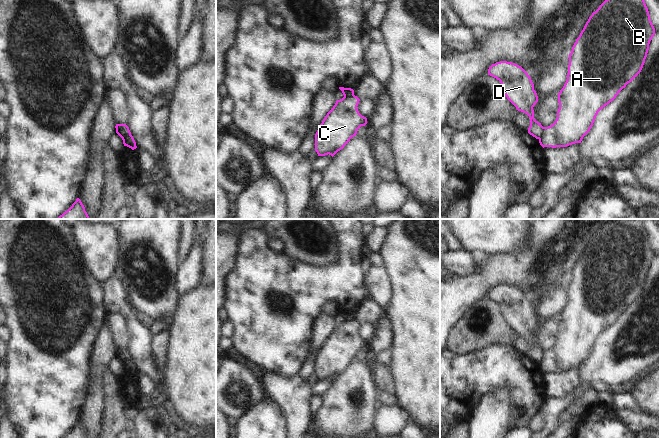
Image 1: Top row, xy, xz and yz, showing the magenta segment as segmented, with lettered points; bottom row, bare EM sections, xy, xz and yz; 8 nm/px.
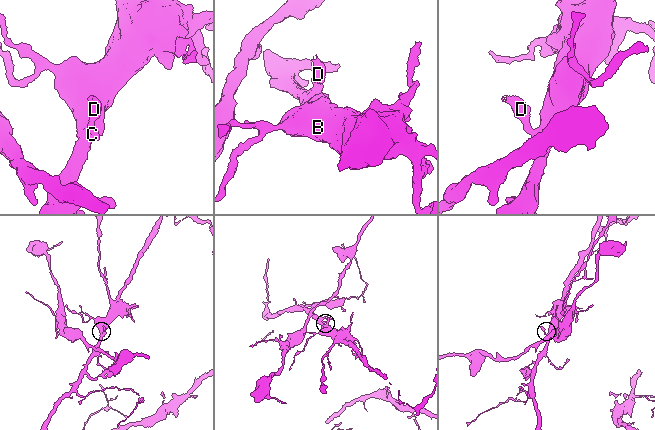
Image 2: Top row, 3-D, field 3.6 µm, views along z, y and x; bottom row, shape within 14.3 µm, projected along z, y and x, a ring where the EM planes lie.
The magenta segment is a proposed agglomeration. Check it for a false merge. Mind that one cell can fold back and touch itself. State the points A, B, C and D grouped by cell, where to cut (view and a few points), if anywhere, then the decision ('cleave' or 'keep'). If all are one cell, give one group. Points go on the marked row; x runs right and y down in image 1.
groups A B C / D; cut yz (544, 127), (539, 139); cleave

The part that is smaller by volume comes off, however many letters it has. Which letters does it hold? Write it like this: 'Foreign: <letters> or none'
Foreign: D

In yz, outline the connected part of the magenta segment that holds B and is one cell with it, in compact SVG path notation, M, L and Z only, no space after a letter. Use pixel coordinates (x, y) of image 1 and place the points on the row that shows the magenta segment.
M605 0L592 13L569 54L567 80L558 93L559 109L555 122L544 127L539 139L544 147L567 147L581 143L590 131L598 112L613 101L642 70L649 50L649 44L655 35L648 8L644 0Z

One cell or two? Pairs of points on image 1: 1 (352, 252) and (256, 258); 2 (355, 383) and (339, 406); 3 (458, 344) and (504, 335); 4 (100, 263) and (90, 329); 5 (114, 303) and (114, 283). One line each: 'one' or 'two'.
1: one
2: one
3: one
4: two
5: one

